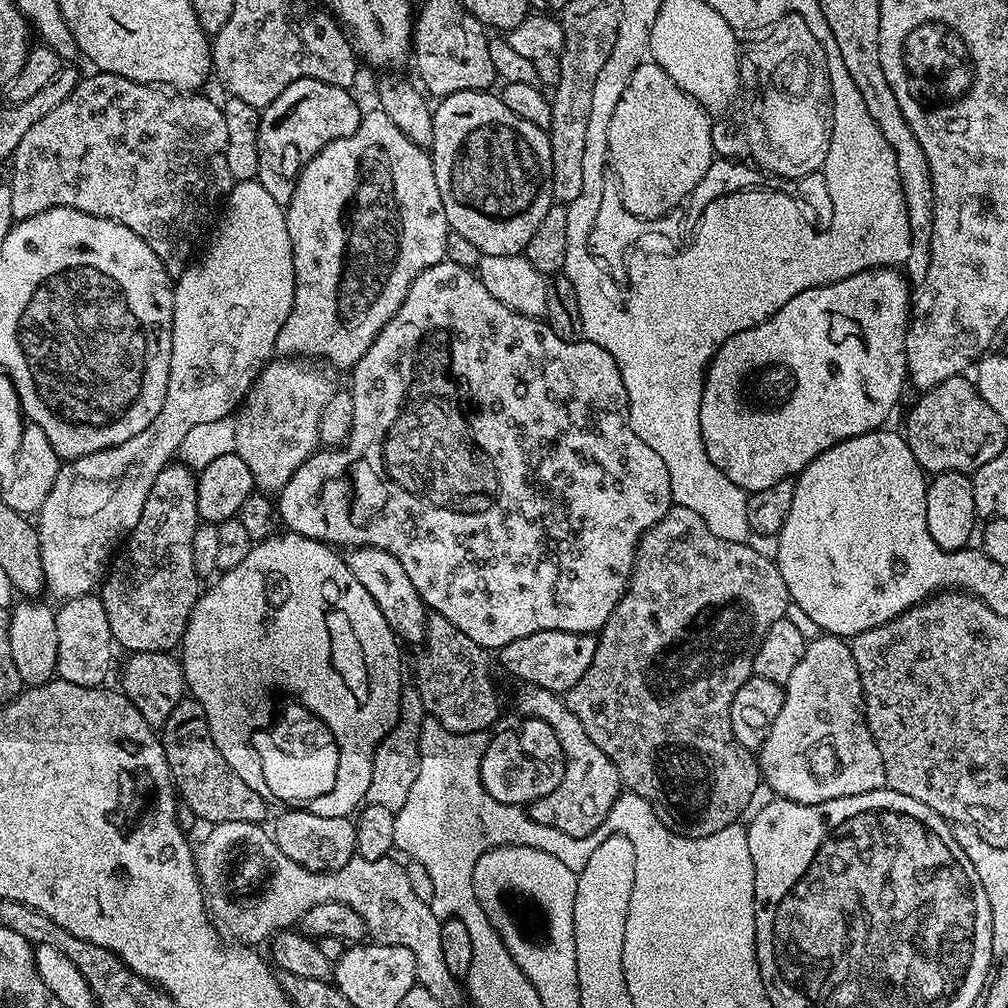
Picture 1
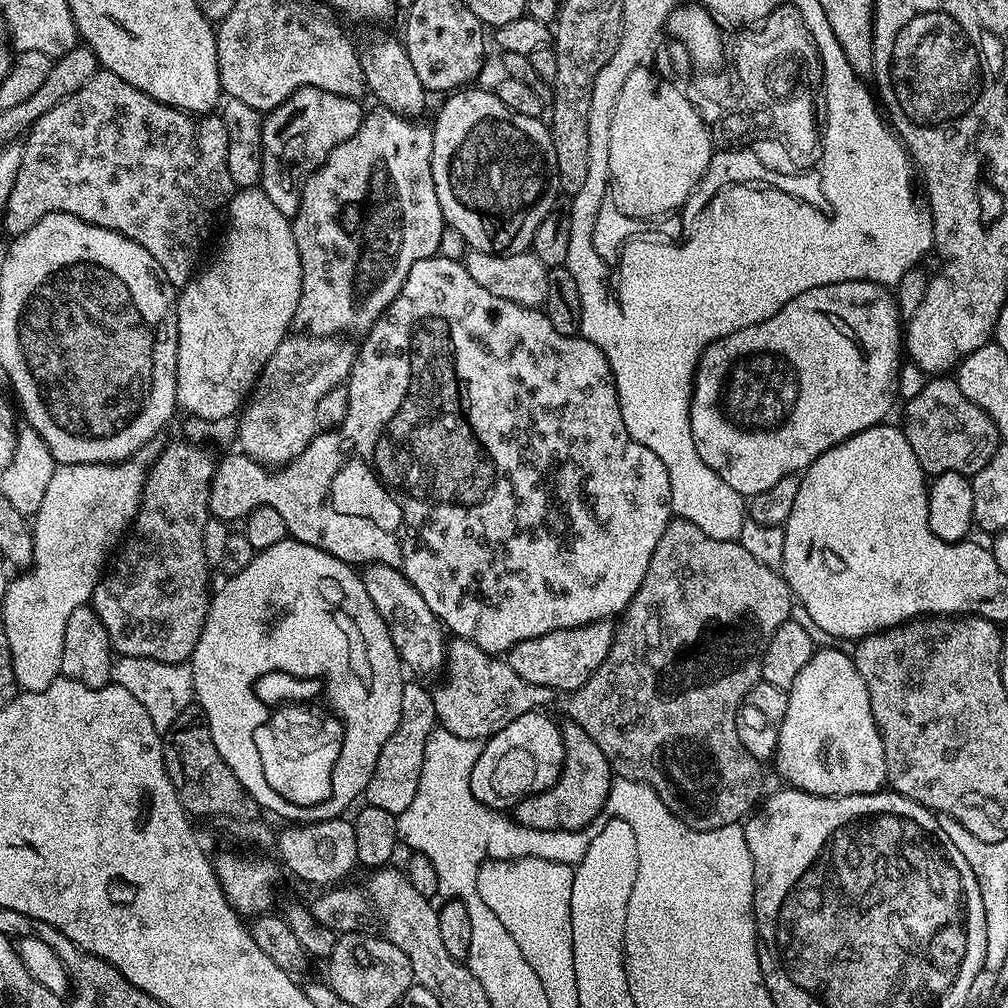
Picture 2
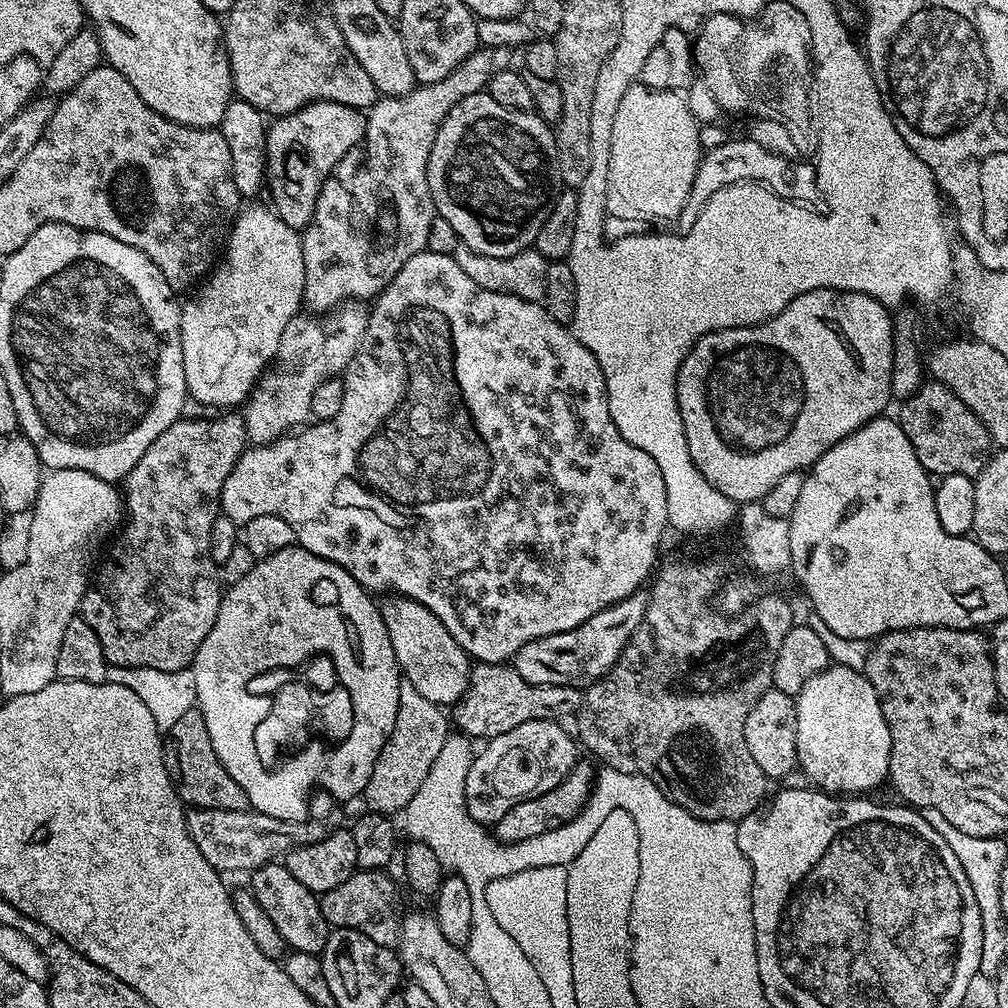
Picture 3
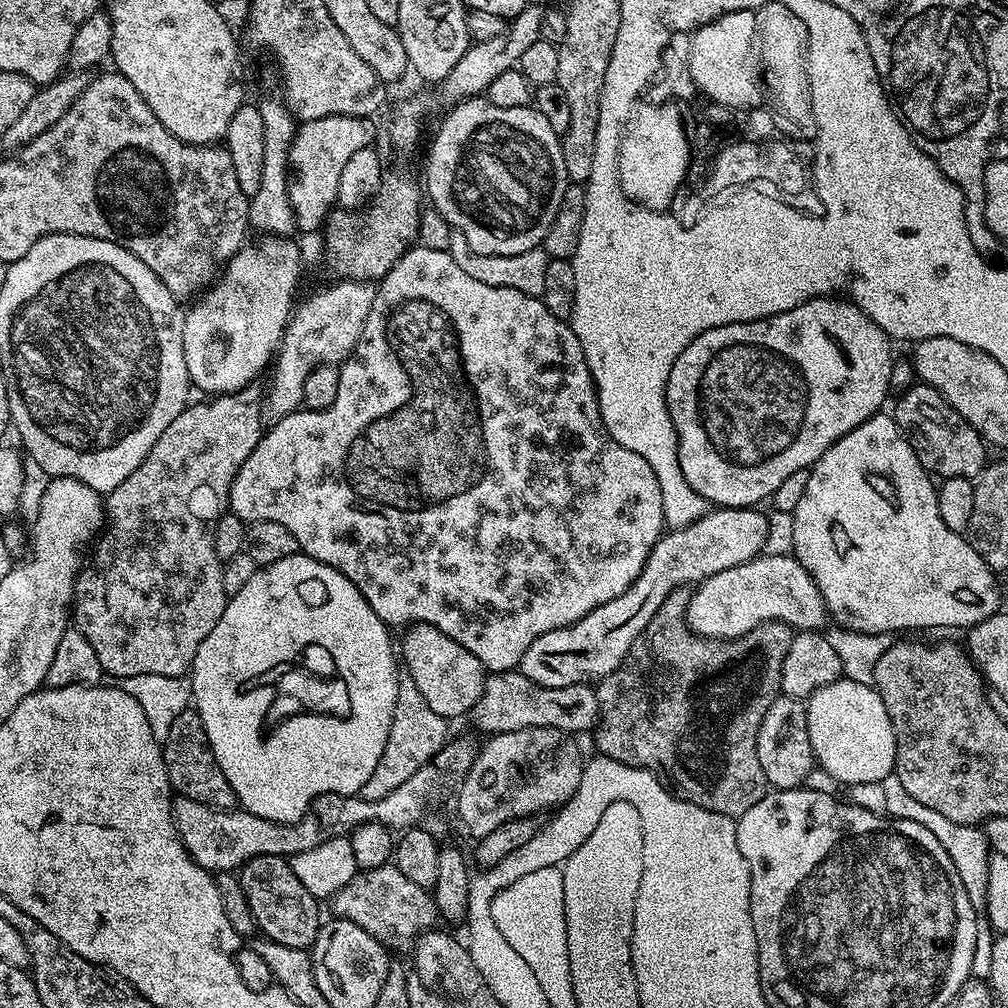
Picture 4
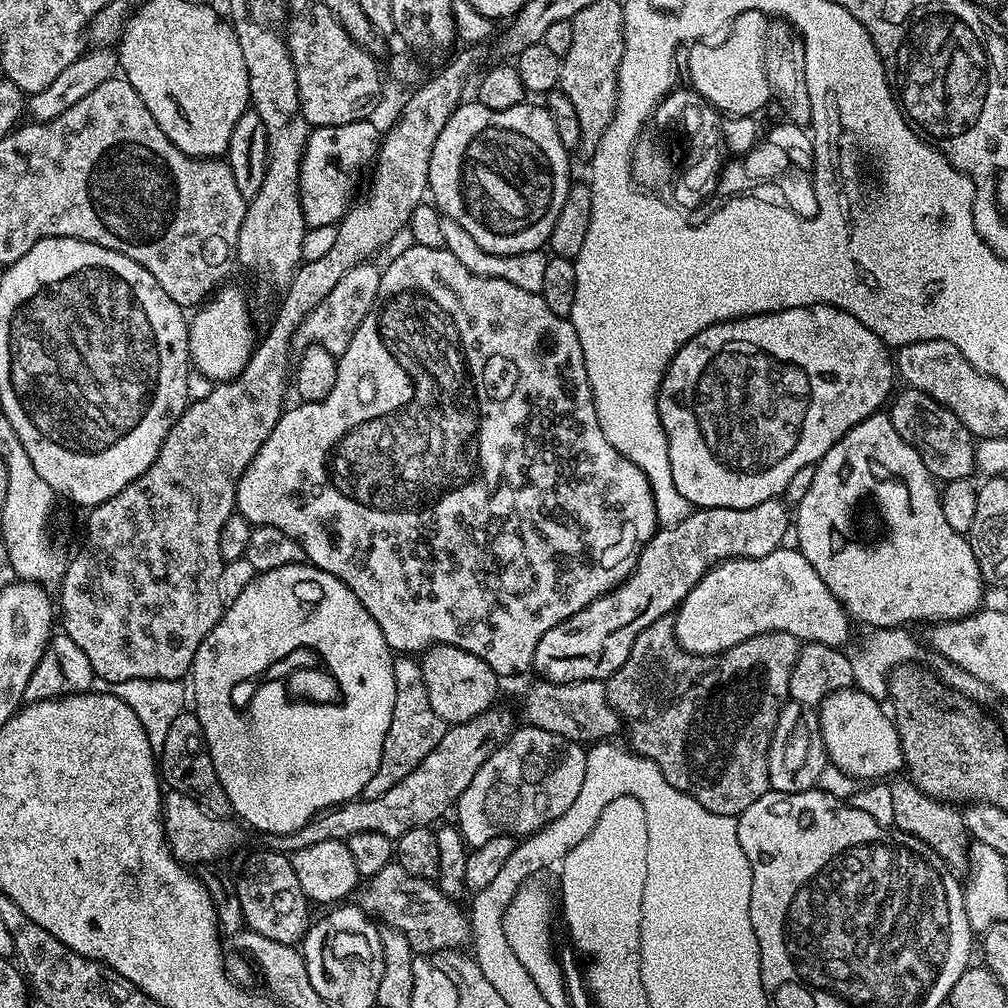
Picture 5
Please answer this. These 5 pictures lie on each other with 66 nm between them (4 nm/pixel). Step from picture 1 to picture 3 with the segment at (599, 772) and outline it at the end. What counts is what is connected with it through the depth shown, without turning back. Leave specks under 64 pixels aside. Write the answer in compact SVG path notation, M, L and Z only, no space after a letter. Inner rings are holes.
M578 762L566 774L566 778L554 790L546 794L538 794L534 798L526 798L526 802L518 802L494 825L494 835L497 840L505 845L514 846L522 840L539 841L539 836L555 833L557 828L569 824L579 812L589 807L588 799L592 796L592 783L598 780L598 772L595 772L590 765Z

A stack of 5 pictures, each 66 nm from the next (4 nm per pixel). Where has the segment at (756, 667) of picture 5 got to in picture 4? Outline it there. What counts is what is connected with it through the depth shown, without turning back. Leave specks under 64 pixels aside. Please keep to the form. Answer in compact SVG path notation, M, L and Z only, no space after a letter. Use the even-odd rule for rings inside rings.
M677 590L668 595L666 602L662 602L662 606L658 606L656 620L659 622L648 624L644 633L640 635L640 639L633 644L631 650L626 654L623 662L609 676L604 677L595 685L600 718L594 736L600 739L599 755L609 756L626 766L634 766L654 774L665 786L671 789L679 800L685 800L694 806L702 806L706 810L717 812L723 816L739 818L742 814L746 814L746 810L750 810L750 806L754 806L756 800L762 799L766 794L766 781L762 774L762 766L758 762L756 731L758 726L762 726L762 718L766 714L770 702L781 695L780 671L794 632L793 629L780 623L779 620L766 620L754 630L736 636L732 640L711 640L708 636L698 636L690 631L687 619L685 619L688 614L689 599L689 593L684 590Z

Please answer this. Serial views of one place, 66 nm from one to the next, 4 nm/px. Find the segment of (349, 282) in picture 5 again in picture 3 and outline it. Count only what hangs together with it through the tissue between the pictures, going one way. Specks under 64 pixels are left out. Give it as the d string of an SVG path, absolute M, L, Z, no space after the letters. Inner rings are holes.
M344 300L330 312L290 318L286 330L282 330L278 354L242 408L248 439L253 445L273 444L299 429L312 416L310 398L314 398L314 390L322 382L339 377L354 358L366 334L369 311L363 300Z

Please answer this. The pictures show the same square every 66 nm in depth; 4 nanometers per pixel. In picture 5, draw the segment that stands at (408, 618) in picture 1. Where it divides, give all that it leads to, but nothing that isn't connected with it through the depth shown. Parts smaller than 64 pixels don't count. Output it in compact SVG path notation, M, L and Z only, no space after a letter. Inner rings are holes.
M434 644L423 653L419 663L430 705L434 708L434 713L448 726L474 719L476 715L482 714L497 703L496 672L490 670L486 662L474 658L474 654L458 650L458 646Z

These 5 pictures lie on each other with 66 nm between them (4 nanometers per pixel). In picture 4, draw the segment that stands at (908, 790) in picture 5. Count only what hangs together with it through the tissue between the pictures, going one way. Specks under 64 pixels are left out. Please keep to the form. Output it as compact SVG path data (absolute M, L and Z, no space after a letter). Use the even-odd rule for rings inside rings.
M894 774L880 780L878 791L880 791L880 800L884 803L885 810L883 809L883 811L893 821L905 822L904 820L909 820L910 823L917 824L920 827L917 829L934 834L934 838L938 838L938 842L942 842L942 850L946 850L946 854L950 854L955 879L960 887L966 890L976 913L983 913L986 906L988 862L990 859L988 840L984 837L983 831L970 824L950 822L950 818L938 814L938 810L930 810L930 806L910 798L910 794L906 794L906 790L902 790L902 782L898 782L898 778Z

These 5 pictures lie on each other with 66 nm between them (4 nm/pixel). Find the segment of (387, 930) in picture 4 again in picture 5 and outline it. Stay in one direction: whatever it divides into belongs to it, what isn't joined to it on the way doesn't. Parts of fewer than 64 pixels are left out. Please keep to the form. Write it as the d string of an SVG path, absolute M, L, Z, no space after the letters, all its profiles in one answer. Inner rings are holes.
M396 862L369 877L357 891L356 902L369 916L402 932L416 954L458 950L471 941L469 917L460 910L461 905L442 894L431 879L414 877Z

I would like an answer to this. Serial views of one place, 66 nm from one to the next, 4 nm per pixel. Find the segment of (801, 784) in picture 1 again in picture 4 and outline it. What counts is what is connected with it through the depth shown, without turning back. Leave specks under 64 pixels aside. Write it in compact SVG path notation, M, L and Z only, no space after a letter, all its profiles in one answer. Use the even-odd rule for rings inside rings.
M841 678L815 688L806 700L806 726L808 727L808 744L812 747L812 759L826 774L830 774L837 785L872 784L879 785L882 778L893 775L896 767L896 739L890 714L876 693L872 684L863 684Z

